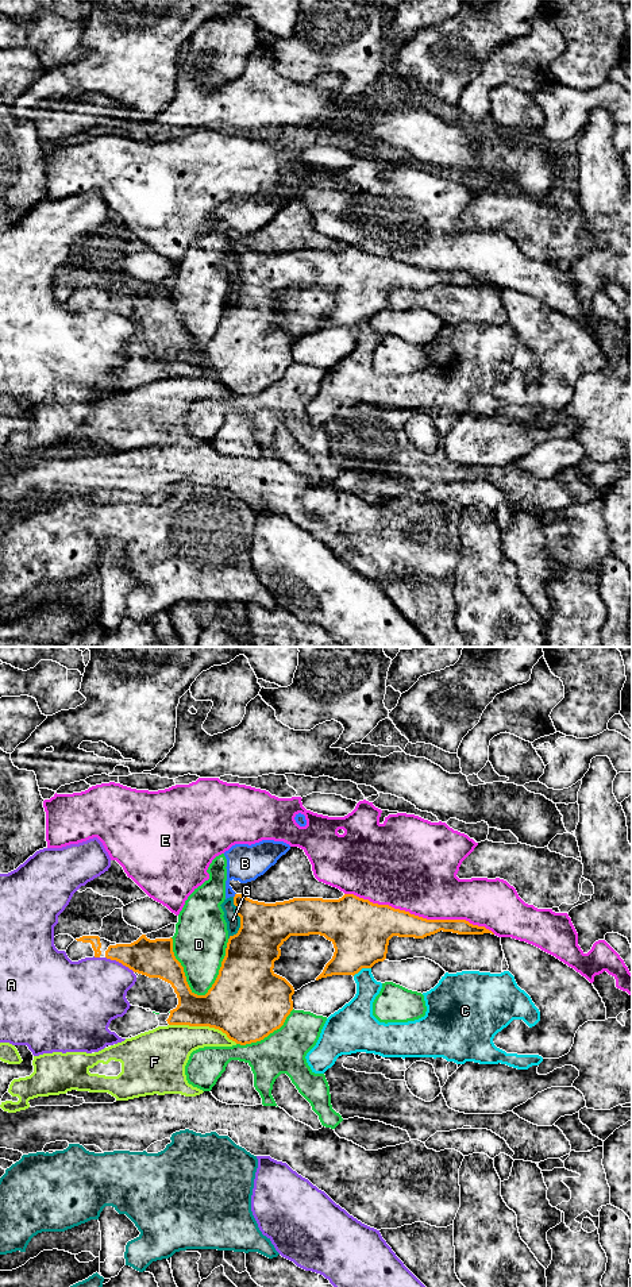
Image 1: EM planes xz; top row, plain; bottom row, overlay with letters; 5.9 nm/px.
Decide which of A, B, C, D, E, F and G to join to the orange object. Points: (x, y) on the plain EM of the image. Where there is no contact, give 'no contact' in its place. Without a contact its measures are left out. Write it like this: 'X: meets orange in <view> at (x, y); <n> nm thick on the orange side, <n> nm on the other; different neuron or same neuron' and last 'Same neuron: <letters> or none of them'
A: meets orange in xz at (120, 313); 220 nm thick on the orange side, 400 nm on the other; different neuron
B: meets orange in xz at (235, 247); 280 nm thick on the orange side, 220 nm on the other; different neuron
C: meets orange in xz at (361, 320); 360 nm thick on the orange side, 160 nm on the other; different neuron
D: meets orange in xz at (182, 322); 220 nm thick on the orange side, 320 nm on the other; different neuron
E: meets orange in xz at (420, 269); 220 nm thick on the orange side, 440 nm on the other; different neuron
F: meets orange in xz at (203, 377); 380 nm thick on the orange side, 280 nm on the other; different neuron
G: meets orange in xz at (241, 270); 300 nm thick on the orange side, 90 nm on the other; different neuron
Same neuron: none of them

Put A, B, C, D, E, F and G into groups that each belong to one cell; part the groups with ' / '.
A / B D / C / E / F / G

